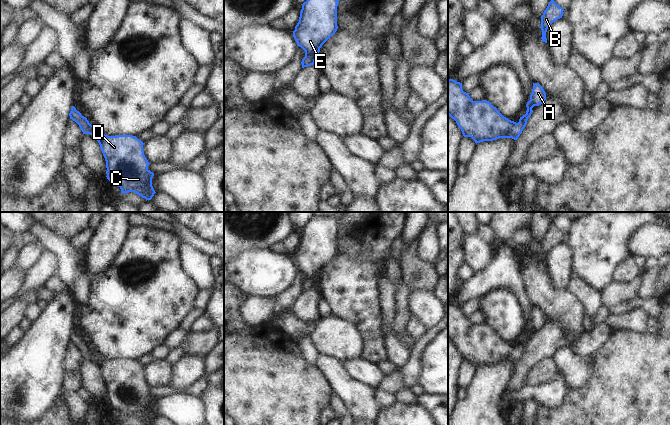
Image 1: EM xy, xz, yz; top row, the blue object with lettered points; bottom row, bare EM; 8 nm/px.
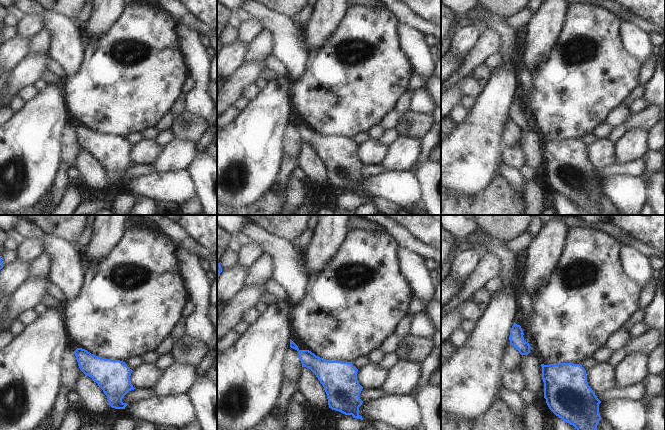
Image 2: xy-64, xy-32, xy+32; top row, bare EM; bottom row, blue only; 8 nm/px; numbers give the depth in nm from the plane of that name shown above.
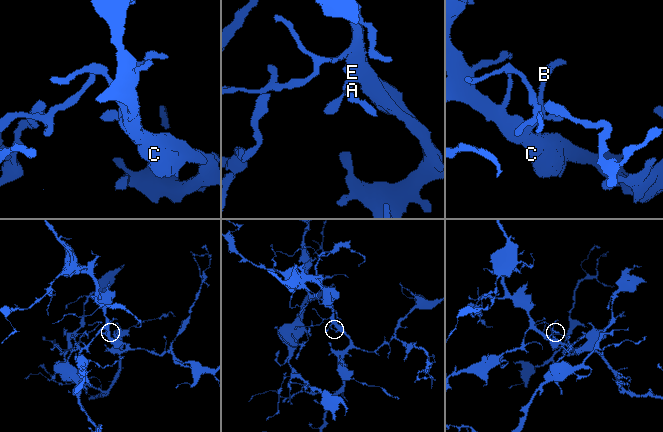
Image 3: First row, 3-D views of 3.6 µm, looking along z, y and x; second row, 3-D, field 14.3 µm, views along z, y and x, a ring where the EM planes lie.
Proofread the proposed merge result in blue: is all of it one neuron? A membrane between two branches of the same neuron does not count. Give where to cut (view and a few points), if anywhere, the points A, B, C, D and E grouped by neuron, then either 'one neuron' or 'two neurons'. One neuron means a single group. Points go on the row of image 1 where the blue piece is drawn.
no cut; A B C D E; one neuron

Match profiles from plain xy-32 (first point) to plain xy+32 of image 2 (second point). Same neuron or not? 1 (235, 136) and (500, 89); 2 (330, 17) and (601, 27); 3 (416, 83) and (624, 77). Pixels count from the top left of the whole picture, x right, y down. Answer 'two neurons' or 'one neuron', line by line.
1: one neuron
2: two neurons
3: two neurons

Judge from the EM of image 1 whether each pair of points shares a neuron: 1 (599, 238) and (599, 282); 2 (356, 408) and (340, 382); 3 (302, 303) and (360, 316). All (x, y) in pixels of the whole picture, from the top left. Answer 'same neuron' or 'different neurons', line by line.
1: same neuron
2: same neuron
3: different neurons

